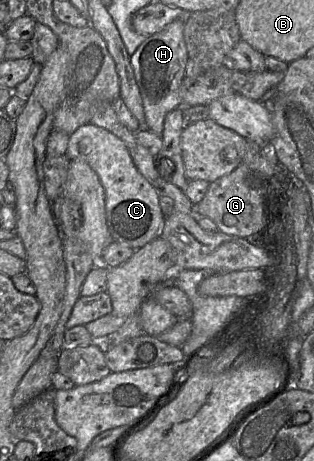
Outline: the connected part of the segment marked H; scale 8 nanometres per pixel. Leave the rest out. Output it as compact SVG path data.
M186 17L174 20L161 31L148 36L130 57L144 107L144 129L148 129L161 138L166 115L176 108L183 107L180 86L185 77L188 62L187 46L184 40L185 20Z

